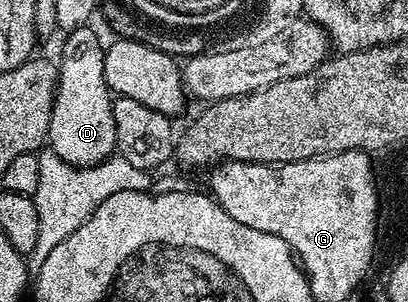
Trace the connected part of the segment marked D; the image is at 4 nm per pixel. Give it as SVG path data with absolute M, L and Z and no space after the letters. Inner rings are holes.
M92 27L73 29L67 34L58 56L56 98L52 104L47 144L51 152L71 165L97 165L116 153L113 94L104 78L104 51Z

